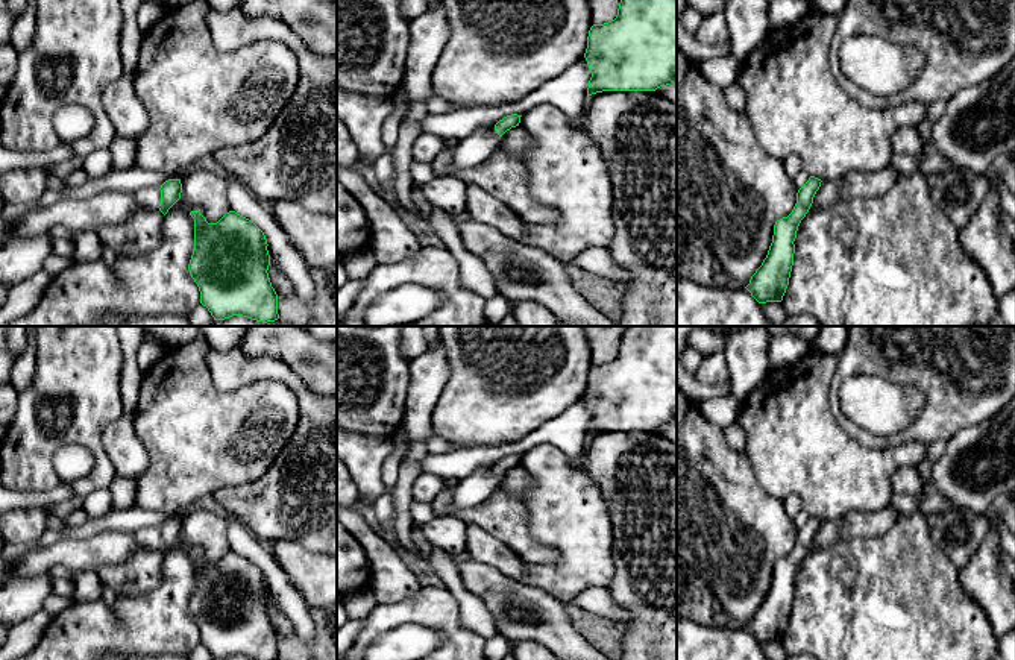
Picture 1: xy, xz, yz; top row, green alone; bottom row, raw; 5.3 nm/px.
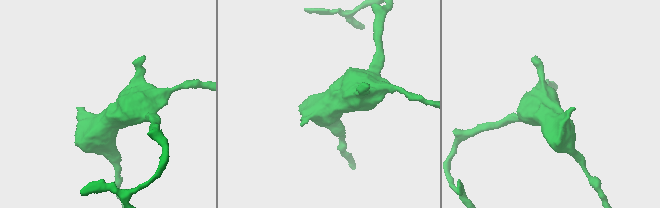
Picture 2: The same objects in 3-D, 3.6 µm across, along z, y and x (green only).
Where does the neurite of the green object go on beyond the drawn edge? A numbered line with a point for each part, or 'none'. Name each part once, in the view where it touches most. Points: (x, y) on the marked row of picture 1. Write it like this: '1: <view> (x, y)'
1: xy (147, 198)

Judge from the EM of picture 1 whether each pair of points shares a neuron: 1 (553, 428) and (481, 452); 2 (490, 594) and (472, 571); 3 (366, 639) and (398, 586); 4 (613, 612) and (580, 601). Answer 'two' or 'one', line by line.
1: one
2: one
3: two
4: one

